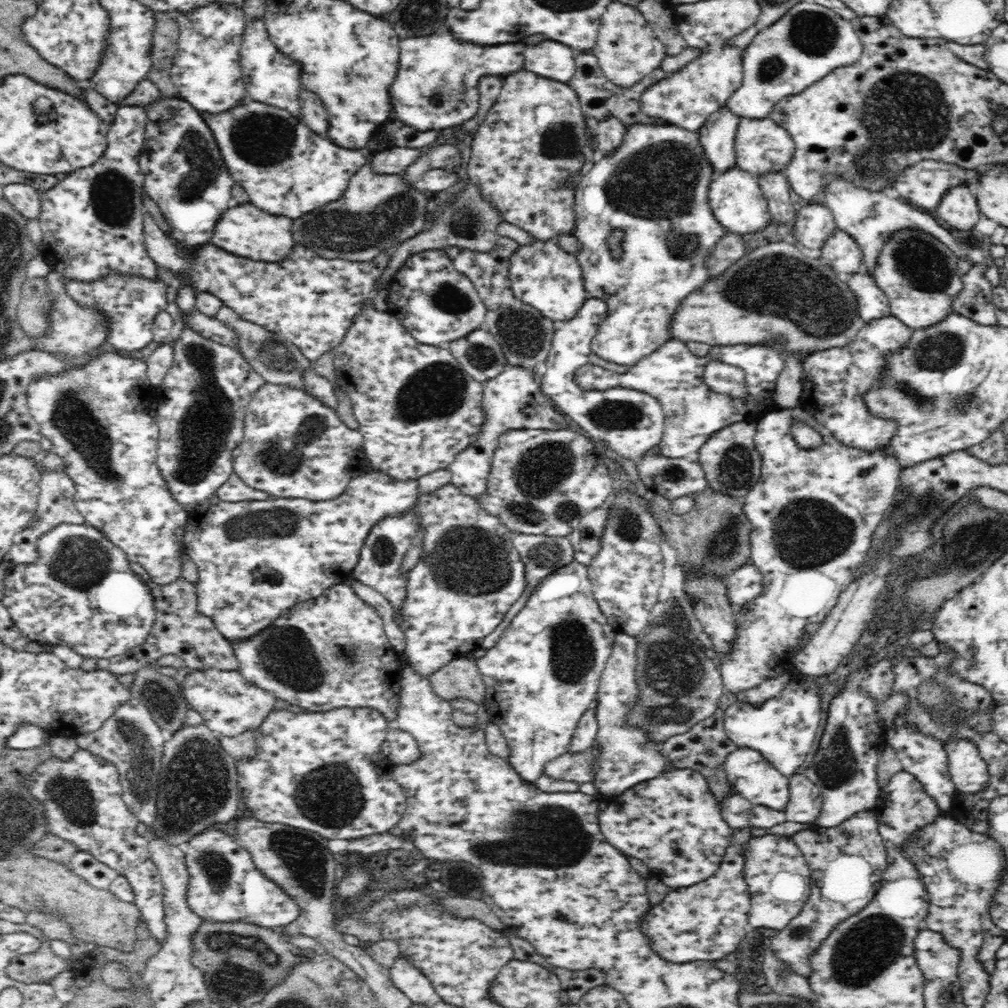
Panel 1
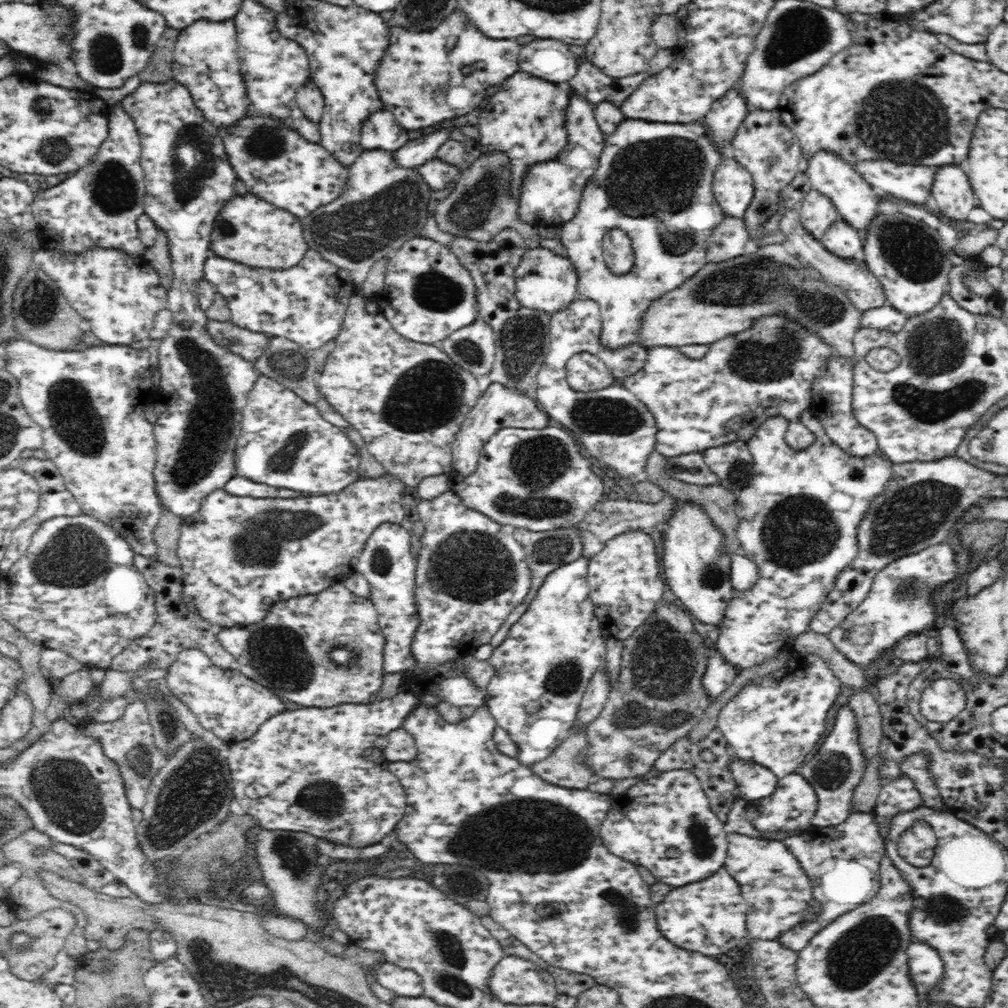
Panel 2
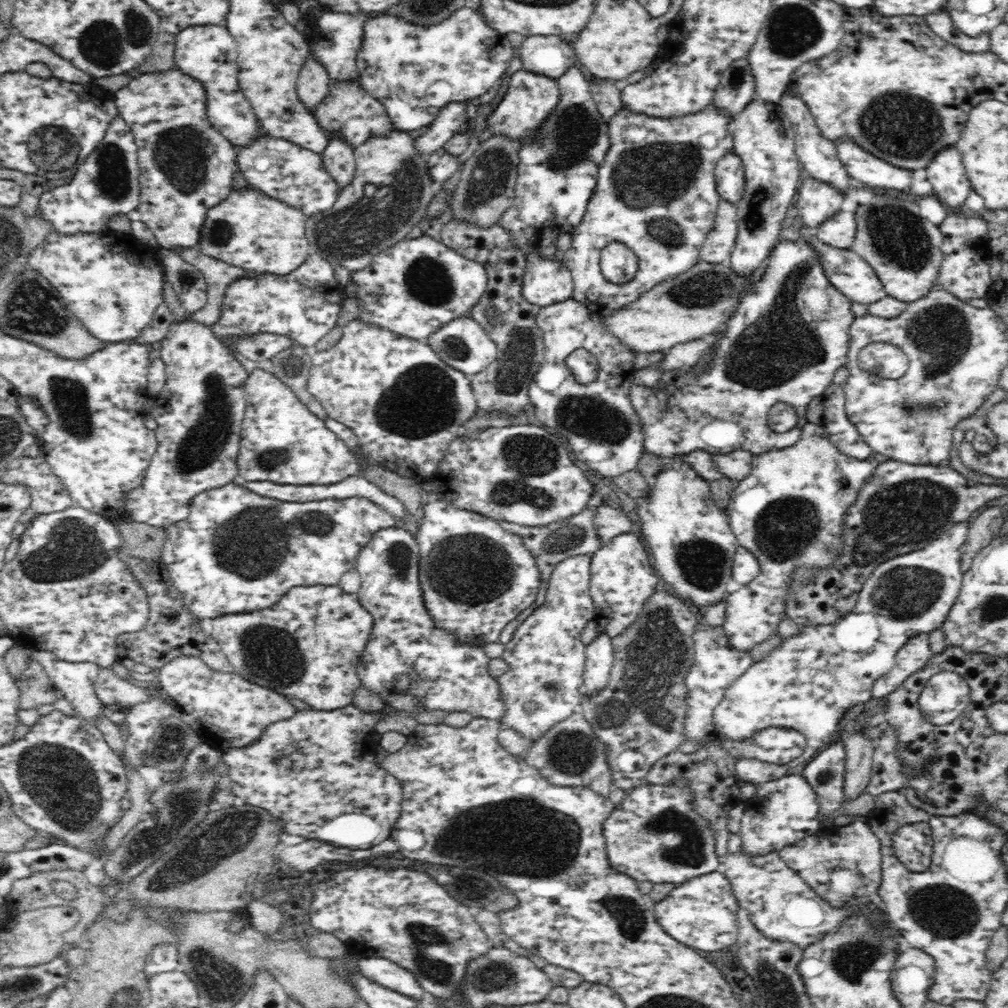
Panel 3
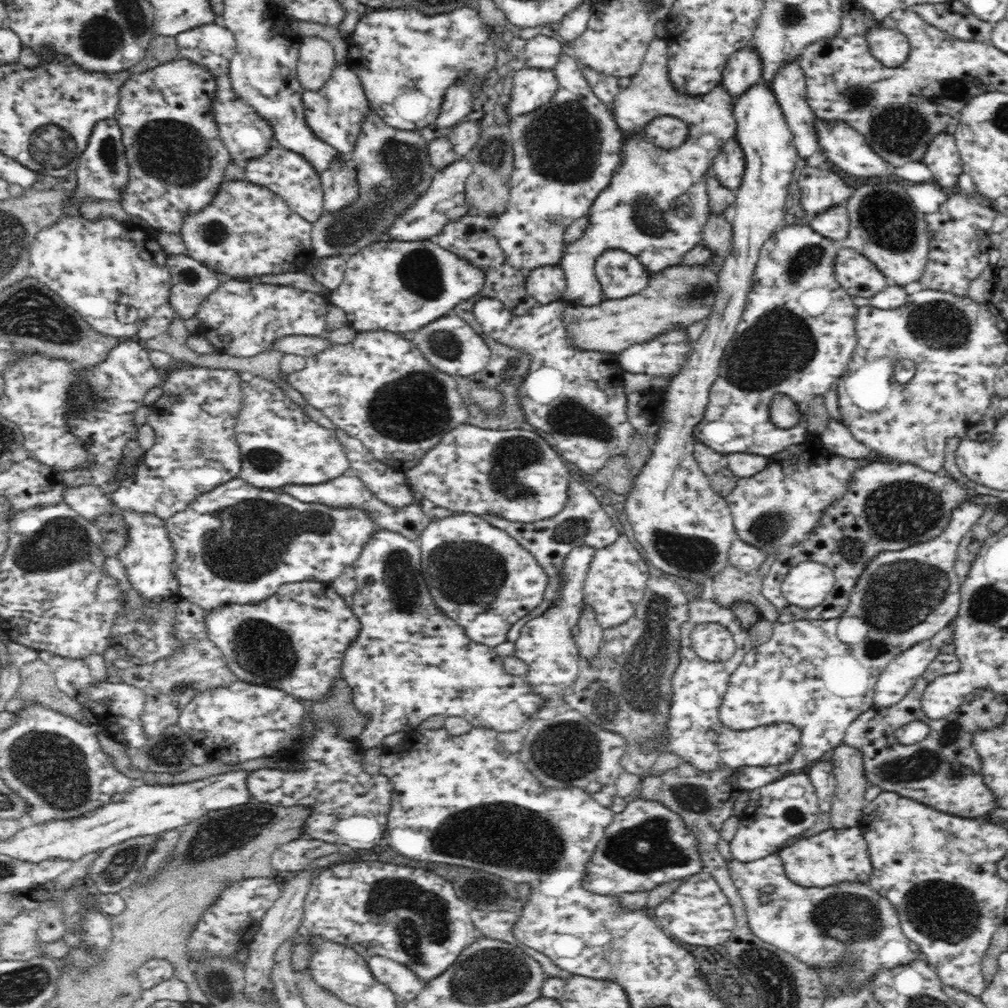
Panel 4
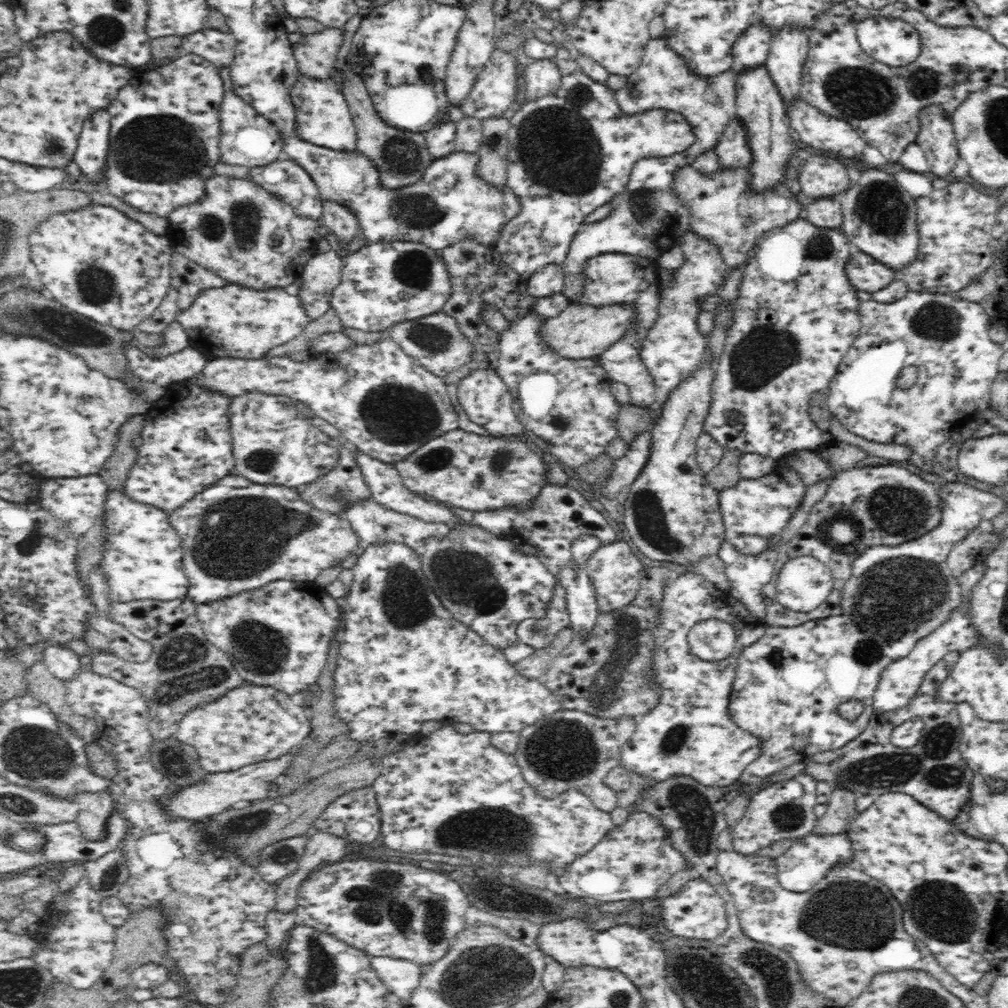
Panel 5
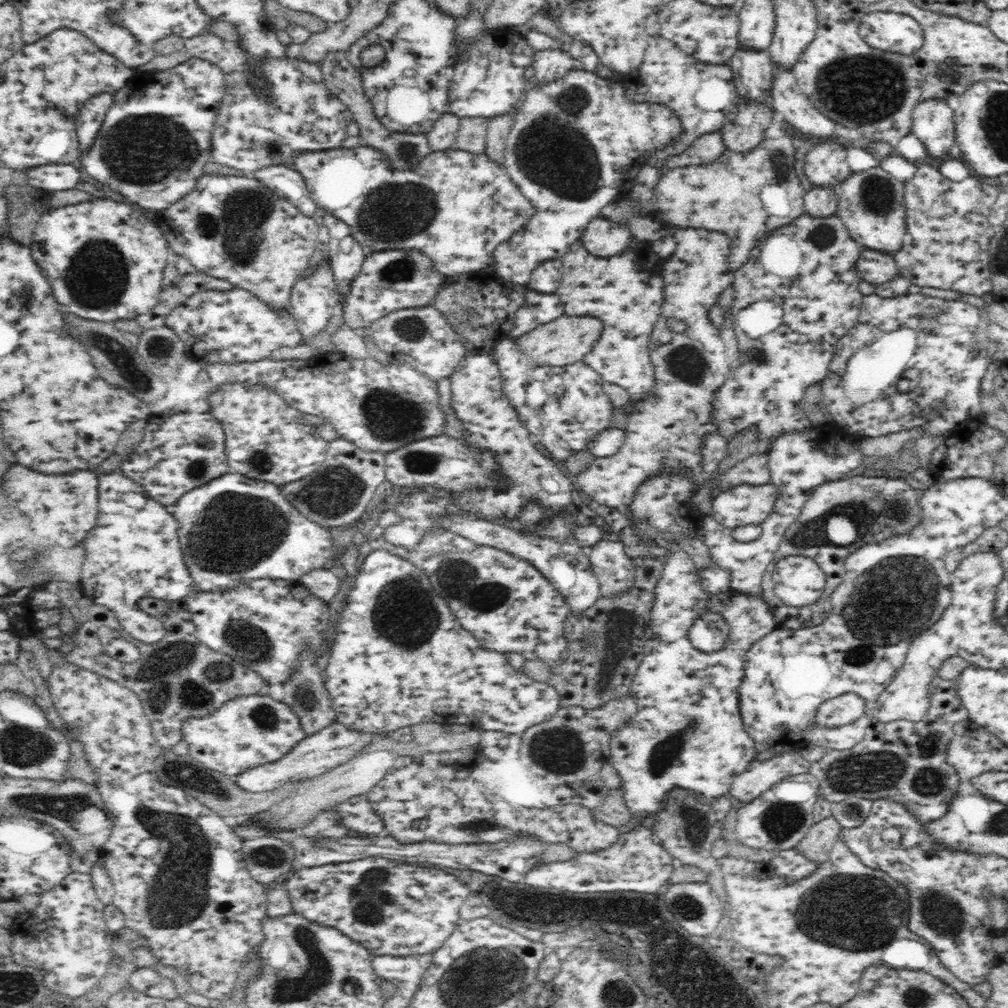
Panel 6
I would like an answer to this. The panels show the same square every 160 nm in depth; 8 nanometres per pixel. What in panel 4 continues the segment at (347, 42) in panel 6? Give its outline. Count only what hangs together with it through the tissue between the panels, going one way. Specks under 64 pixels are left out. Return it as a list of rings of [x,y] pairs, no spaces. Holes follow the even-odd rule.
[[[317,36],[300,38],[297,75],[302,88],[318,90],[326,84],[338,62],[334,59],[334,47]]]

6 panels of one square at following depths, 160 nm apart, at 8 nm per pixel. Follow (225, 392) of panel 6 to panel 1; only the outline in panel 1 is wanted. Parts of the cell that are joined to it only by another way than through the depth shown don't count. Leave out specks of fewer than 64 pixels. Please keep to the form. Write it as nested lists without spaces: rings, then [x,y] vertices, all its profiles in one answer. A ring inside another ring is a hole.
[[[265,383],[252,394],[247,406],[244,438],[236,448],[233,470],[261,496],[305,498],[314,502],[332,500],[346,491],[354,478],[365,473],[366,458],[362,444],[362,435],[357,429],[348,428],[348,425],[340,421],[335,410],[327,408],[306,390]]]

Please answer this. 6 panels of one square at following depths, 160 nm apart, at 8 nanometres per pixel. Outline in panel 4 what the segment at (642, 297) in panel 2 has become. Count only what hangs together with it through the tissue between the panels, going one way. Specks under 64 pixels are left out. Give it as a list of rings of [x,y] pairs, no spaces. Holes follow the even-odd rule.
[[[654,39],[648,46],[638,72],[631,76],[630,85],[620,90],[610,104],[616,124],[630,138],[624,143],[621,154],[623,161],[612,177],[611,183],[598,195],[590,207],[586,230],[578,240],[567,244],[565,253],[558,264],[562,267],[566,279],[562,299],[572,305],[594,306],[607,299],[594,274],[595,260],[604,251],[620,249],[634,255],[651,274],[670,266],[680,265],[680,260],[685,254],[695,245],[702,243],[702,230],[704,230],[704,224],[711,210],[704,176],[706,176],[706,170],[711,168],[716,154],[736,134],[737,122],[733,115],[733,104],[736,98],[724,89],[723,85],[717,85],[716,90],[698,96],[680,92],[670,80],[668,59],[667,39]],[[656,116],[675,116],[689,124],[688,140],[678,148],[668,150],[647,143],[638,132],[644,128],[644,124]]]

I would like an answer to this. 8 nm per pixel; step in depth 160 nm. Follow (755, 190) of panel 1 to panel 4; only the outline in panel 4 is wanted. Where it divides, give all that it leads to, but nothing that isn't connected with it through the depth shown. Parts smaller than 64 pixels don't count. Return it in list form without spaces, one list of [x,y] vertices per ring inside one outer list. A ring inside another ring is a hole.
[[[736,136],[728,140],[716,154],[711,169],[722,186],[736,192],[745,171],[745,154]]]

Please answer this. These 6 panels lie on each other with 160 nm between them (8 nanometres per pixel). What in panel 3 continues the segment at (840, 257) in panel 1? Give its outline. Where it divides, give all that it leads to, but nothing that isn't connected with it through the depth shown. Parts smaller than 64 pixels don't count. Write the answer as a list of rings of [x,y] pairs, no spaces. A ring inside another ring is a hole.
[[[838,211],[816,227],[816,238],[829,246],[850,249],[856,236],[855,213]]]

